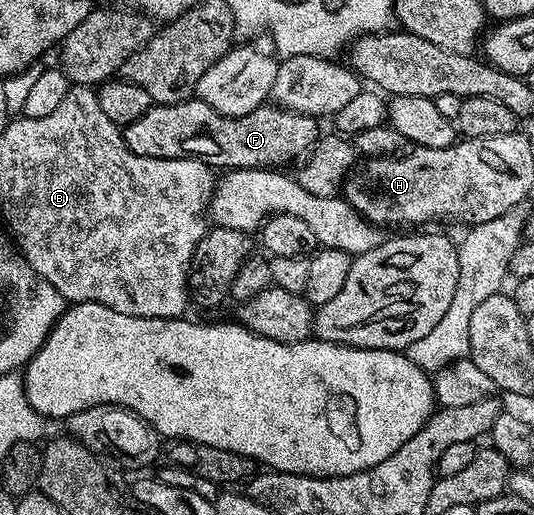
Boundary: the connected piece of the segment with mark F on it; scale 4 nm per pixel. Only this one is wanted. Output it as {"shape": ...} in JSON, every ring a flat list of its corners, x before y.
{"shape":[[189,99,173,105,153,104,146,115,123,126,122,132,124,145,134,151,134,155,154,159,199,157,209,166,227,171,280,167,283,161,295,162,316,144,322,133,320,125,317,118,296,113,293,109,282,109,275,103,262,104,241,117,227,117,214,111,214,107,204,101]]}

